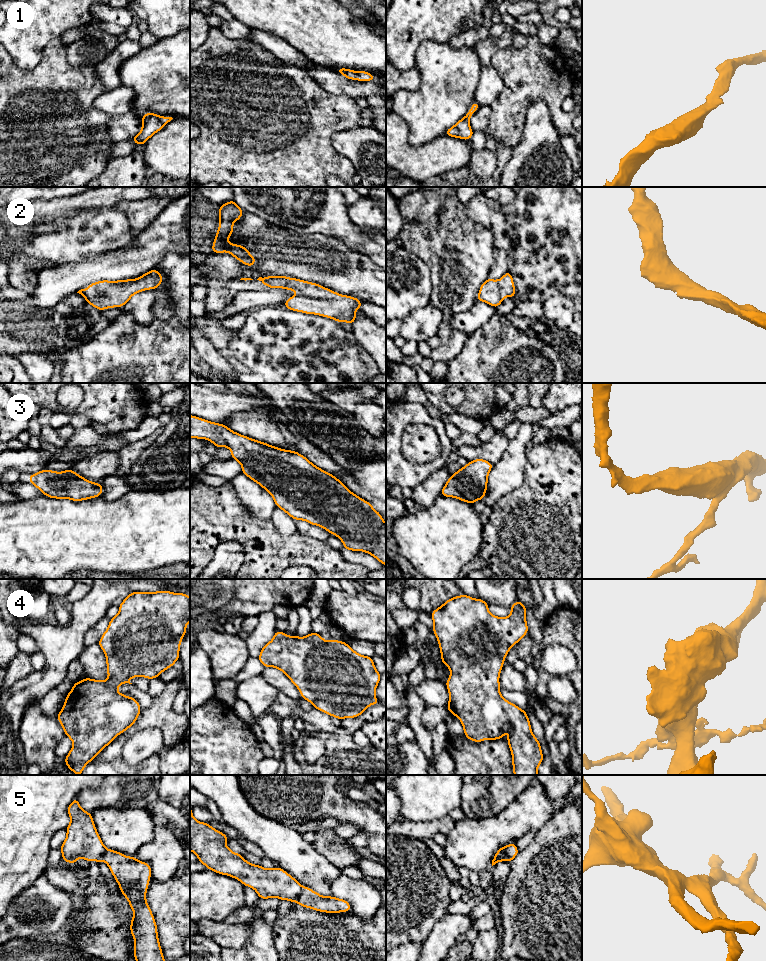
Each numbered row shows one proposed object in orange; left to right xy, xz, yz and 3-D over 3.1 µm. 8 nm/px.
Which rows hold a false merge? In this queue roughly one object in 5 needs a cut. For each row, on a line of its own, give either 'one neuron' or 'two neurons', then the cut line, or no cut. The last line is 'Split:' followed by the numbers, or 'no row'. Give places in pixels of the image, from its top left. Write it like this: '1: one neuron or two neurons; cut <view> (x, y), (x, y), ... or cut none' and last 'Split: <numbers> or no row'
1: one neuron; cut none
2: one neuron; cut none
3: one neuron; cut none
4: one neuron; cut none
5: two neurons; cut yz (514, 843), (506, 852), (503, 860)
Split: 5

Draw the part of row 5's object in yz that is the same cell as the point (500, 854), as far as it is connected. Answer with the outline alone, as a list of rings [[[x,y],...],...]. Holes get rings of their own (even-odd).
[[[511,843],[507,846],[501,847],[495,854],[493,860],[492,860],[492,866],[500,861],[504,861],[504,857],[508,849],[515,843]]]

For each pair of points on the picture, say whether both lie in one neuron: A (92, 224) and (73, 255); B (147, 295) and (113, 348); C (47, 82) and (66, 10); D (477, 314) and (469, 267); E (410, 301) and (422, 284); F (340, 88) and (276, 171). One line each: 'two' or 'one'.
A: one
B: two
C: two
D: two
E: one
F: two

